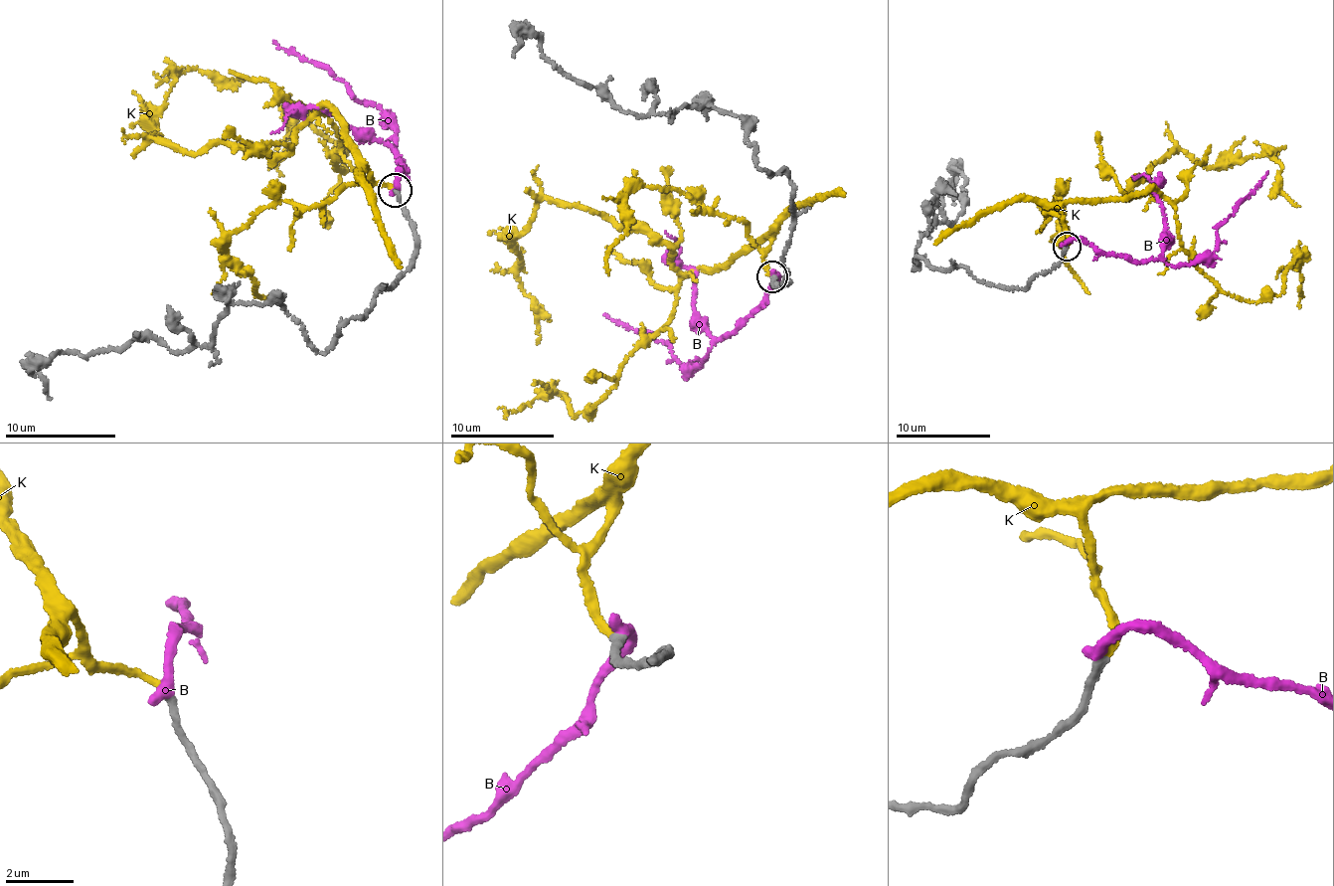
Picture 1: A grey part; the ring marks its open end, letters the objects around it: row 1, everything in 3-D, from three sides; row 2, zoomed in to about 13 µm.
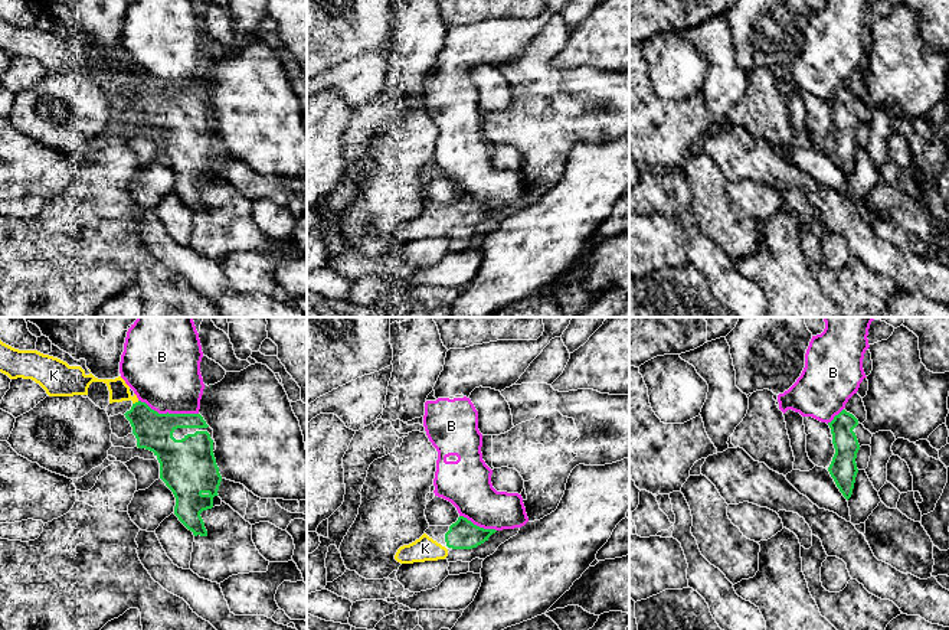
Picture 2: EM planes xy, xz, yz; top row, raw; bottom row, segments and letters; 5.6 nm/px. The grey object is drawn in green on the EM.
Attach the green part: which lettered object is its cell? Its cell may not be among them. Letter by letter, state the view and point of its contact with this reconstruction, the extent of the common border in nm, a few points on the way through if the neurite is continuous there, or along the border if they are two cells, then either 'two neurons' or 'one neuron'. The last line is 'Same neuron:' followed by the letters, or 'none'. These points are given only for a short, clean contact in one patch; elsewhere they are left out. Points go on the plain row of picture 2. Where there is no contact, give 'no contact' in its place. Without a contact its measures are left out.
B: meets green in xy at (167, 90); contact 340 nm long; border along xy (138, 77), (159, 90), (198, 91); two neurons
K: meets green in xy at (136, 80); contact 40 nm long; runs through xy (154, 108), (140, 92), (136, 80), (118, 67); one neuron
Same neuron: K

